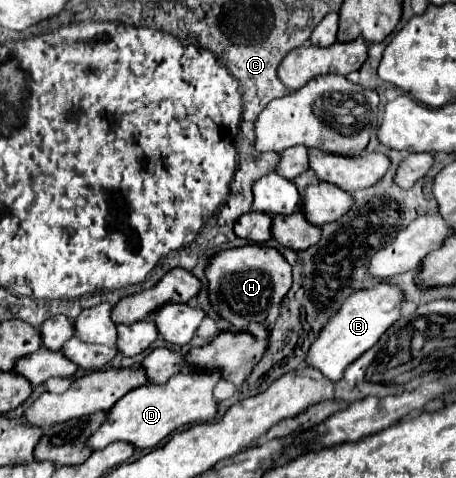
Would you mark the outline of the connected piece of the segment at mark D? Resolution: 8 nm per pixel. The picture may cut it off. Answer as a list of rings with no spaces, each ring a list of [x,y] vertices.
[[[187,371],[177,373],[163,385],[141,385],[129,391],[111,407],[103,425],[87,439],[87,447],[91,447],[91,451],[99,451],[109,443],[123,441],[133,445],[135,451],[145,451],[157,447],[167,435],[183,425],[213,421],[217,415],[213,387],[219,379],[219,371]]]

